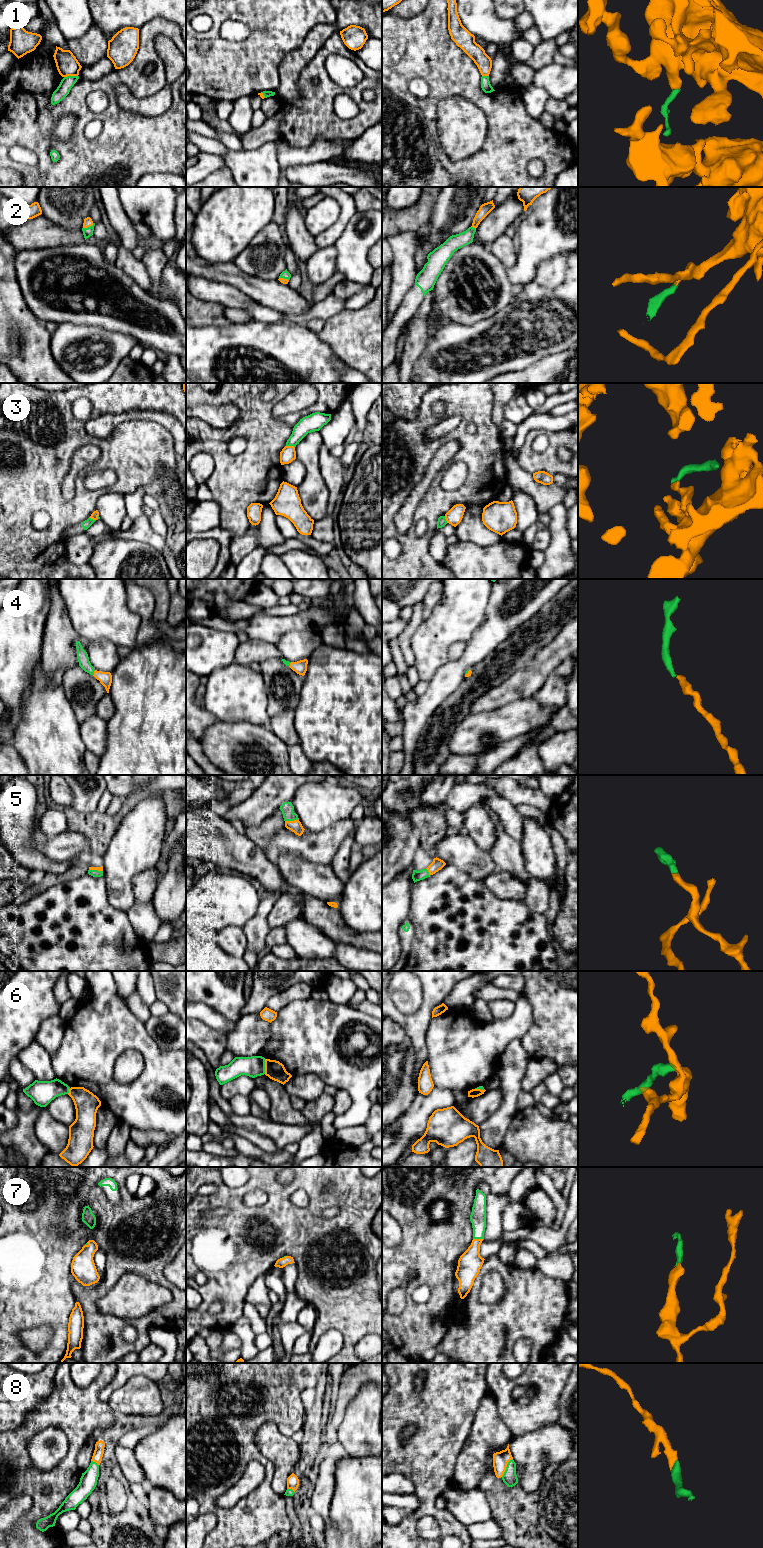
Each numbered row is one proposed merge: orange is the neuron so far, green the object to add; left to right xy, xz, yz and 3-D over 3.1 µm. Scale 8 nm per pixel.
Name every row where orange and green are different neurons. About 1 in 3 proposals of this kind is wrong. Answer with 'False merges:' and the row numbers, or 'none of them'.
False merges: 1, 3, 6

